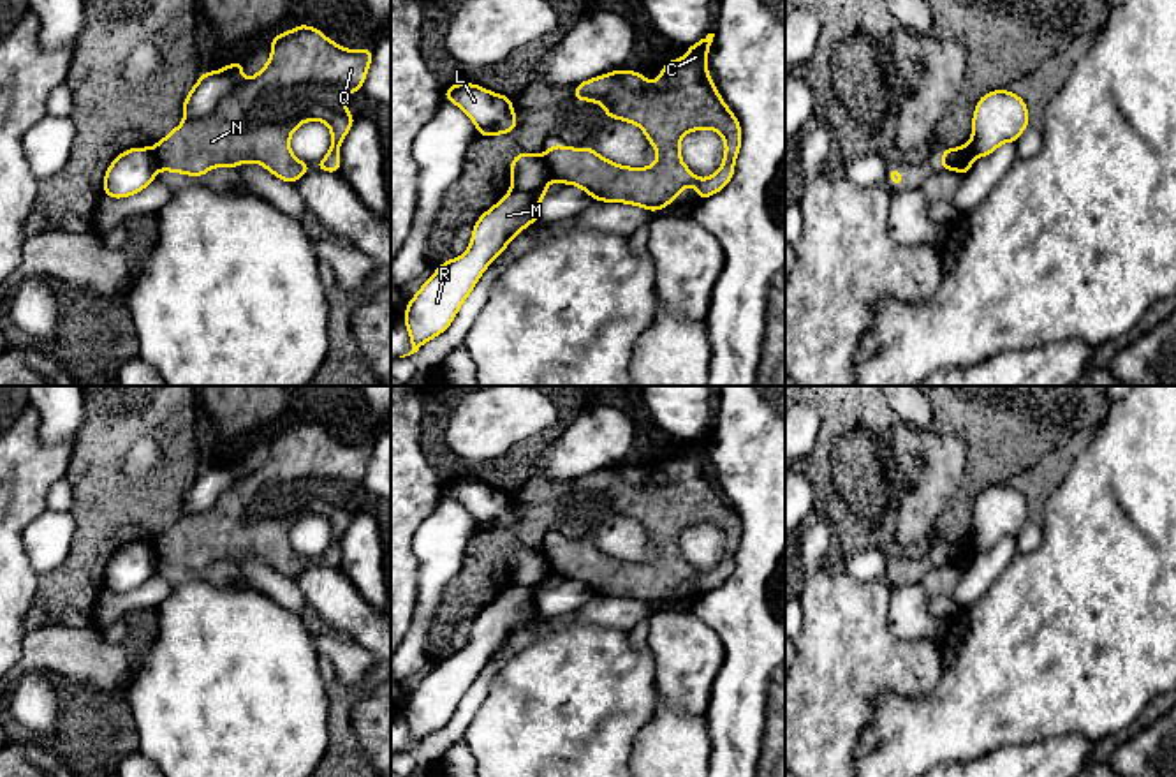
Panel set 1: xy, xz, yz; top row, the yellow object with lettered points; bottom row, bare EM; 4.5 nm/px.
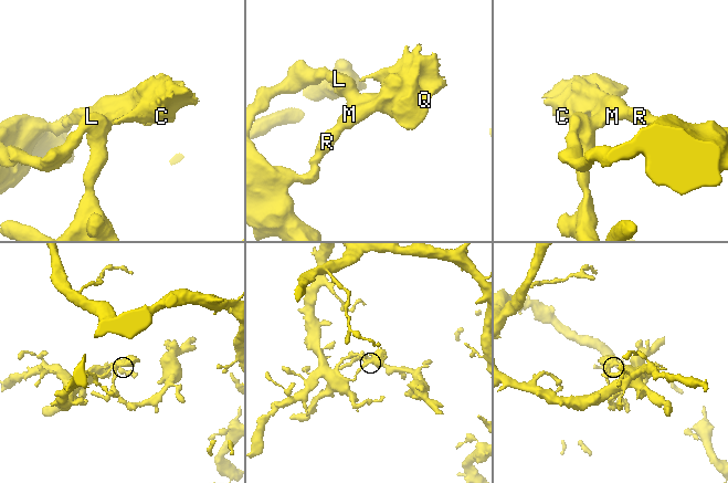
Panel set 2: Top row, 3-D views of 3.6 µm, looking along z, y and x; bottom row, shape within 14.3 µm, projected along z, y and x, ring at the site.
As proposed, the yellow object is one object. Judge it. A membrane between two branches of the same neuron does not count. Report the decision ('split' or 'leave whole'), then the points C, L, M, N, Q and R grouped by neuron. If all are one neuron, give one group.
split; C N Q / L M R

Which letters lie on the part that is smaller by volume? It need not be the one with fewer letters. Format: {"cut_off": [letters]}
{"cut_off": ["C", "N", "Q"]}

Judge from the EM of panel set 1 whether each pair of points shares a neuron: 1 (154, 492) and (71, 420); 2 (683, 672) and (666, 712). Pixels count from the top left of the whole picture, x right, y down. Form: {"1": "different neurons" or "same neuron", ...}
{"1": "different neurons", "2": "different neurons"}

